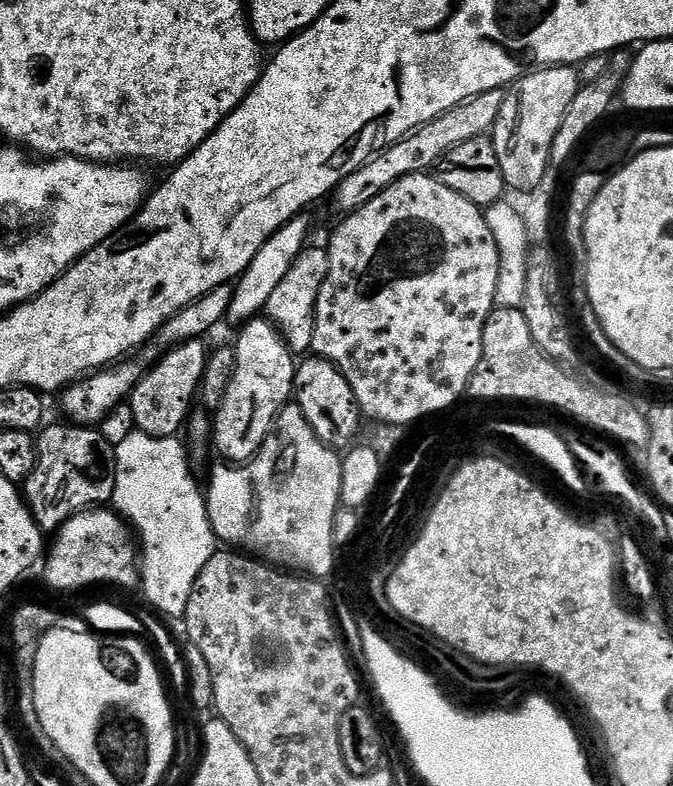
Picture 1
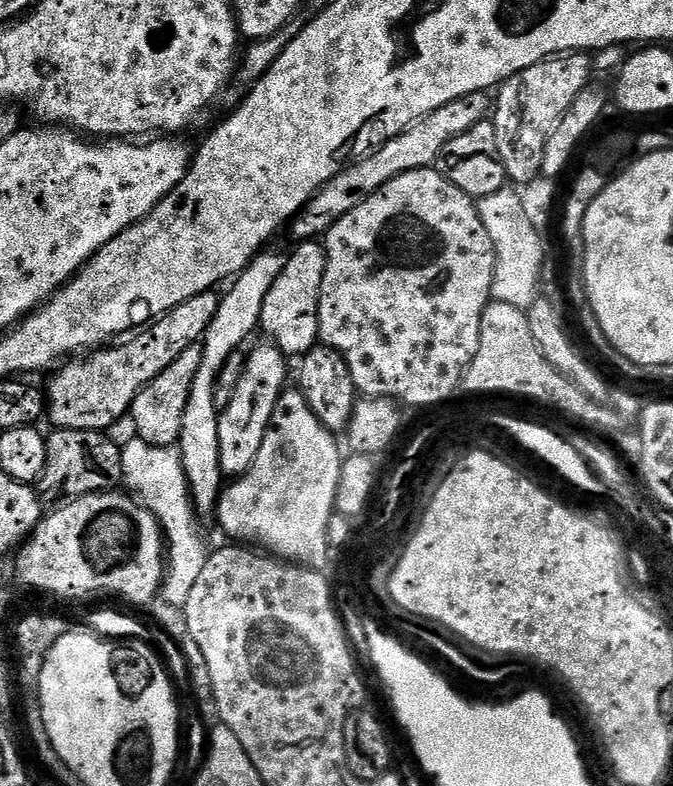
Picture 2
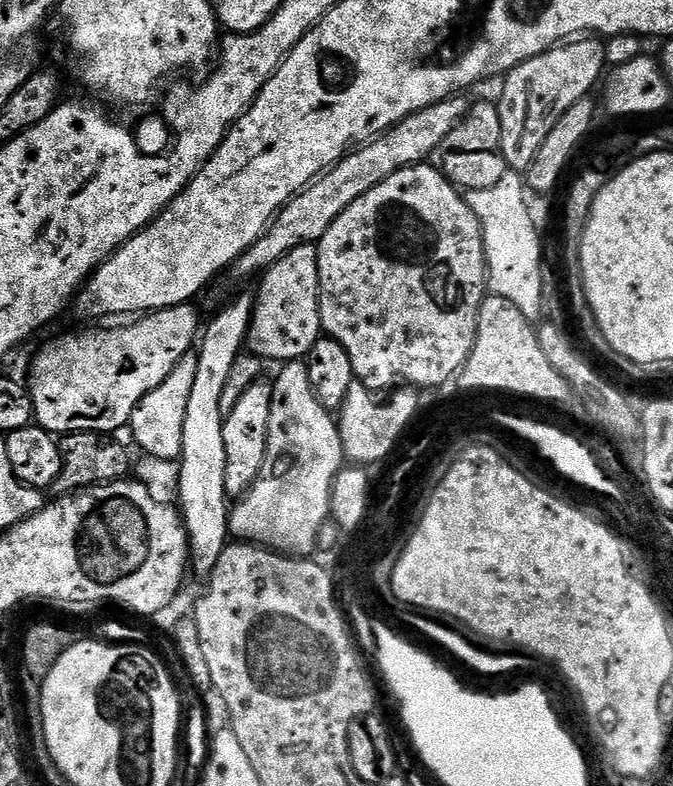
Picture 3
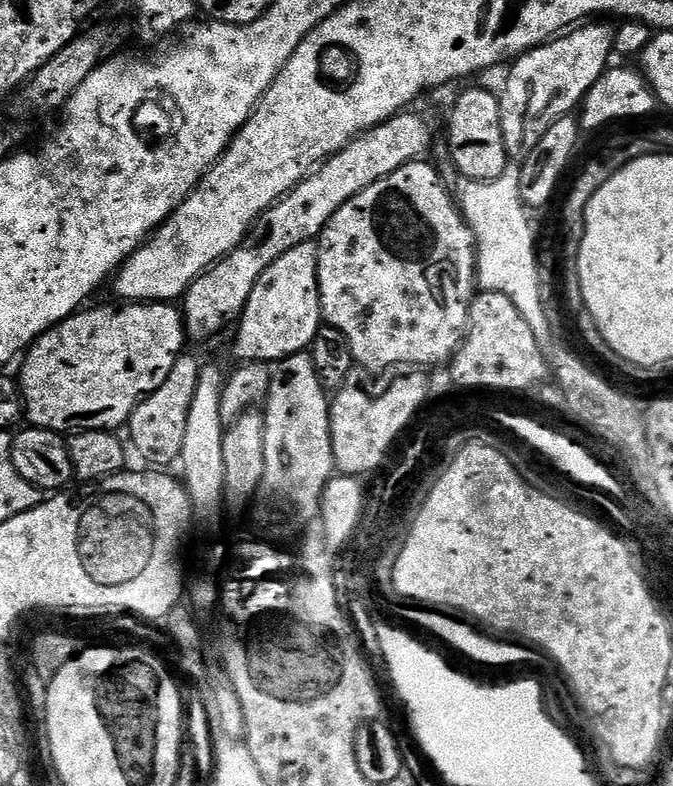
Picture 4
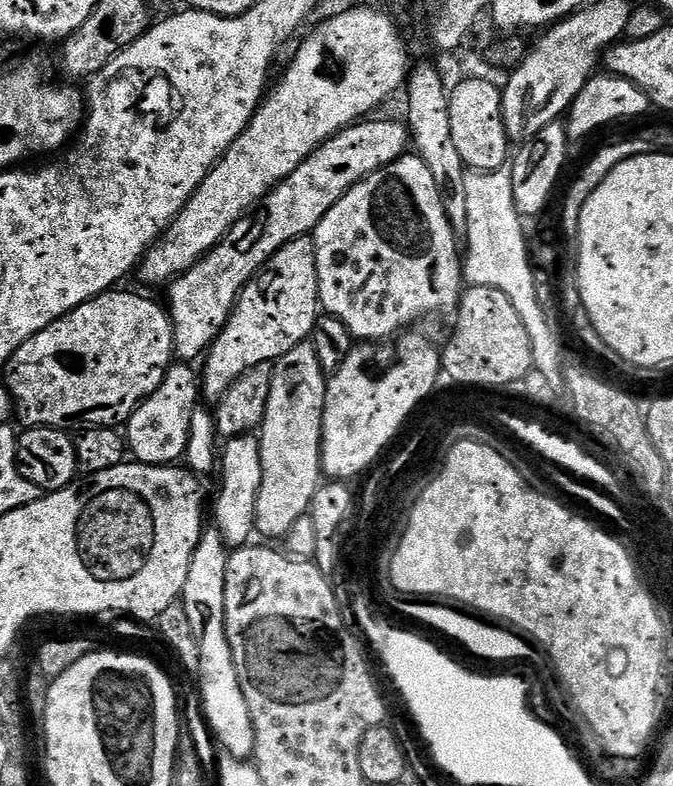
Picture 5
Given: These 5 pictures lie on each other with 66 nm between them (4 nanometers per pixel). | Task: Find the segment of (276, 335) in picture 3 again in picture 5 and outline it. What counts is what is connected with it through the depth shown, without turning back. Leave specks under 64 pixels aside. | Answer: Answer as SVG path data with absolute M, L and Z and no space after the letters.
M299 236L294 242L282 246L274 258L270 258L261 266L260 273L251 280L236 299L236 309L226 326L218 334L206 355L203 357L202 368L202 396L205 401L218 402L230 390L230 386L246 370L259 364L272 364L280 360L294 346L305 343L311 337L316 317L321 311L320 291L318 290L318 266L316 265L316 251L314 242L308 236Z

